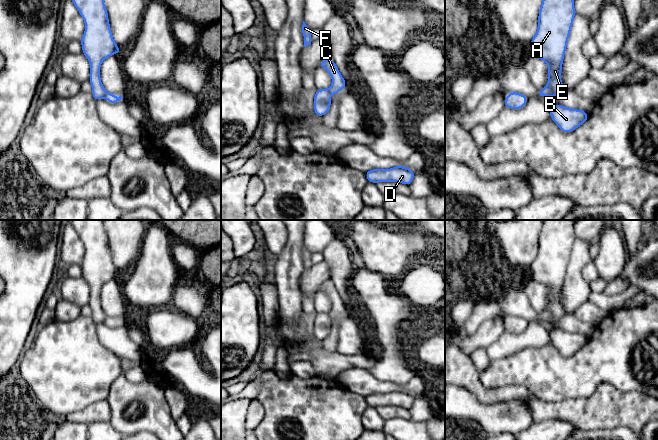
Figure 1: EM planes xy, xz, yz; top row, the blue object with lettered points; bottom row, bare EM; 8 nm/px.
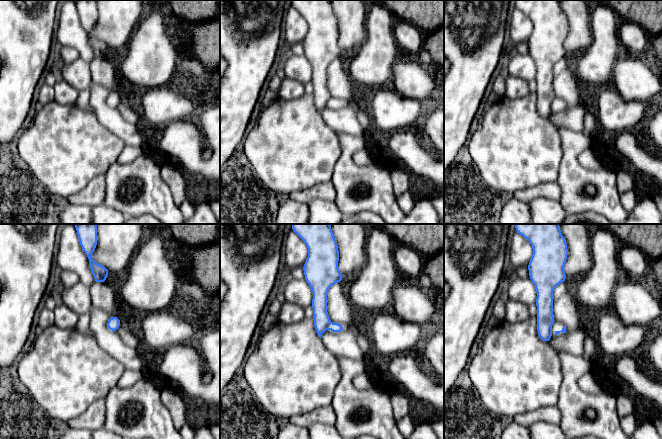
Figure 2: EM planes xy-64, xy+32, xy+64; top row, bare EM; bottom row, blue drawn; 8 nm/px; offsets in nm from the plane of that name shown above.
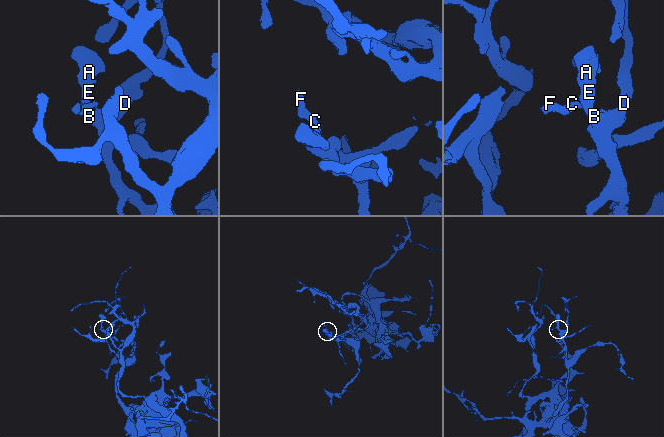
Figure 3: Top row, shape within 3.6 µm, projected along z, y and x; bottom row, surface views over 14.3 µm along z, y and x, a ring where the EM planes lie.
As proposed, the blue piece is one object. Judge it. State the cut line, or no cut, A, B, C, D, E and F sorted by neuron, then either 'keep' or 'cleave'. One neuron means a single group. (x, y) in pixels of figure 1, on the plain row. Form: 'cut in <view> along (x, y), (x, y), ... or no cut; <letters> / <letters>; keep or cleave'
cut in xy along (107, 316), (103, 321); A B D E / C F; cleave

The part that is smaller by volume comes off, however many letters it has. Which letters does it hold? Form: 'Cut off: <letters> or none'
Cut off: C, F

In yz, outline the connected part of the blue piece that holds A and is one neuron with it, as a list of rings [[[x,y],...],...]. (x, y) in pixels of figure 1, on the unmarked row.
[[[543,220],[538,238],[537,256],[529,268],[532,279],[548,289],[548,307],[538,316],[541,320],[556,321],[565,314],[561,304],[562,288],[575,239],[573,220]]]

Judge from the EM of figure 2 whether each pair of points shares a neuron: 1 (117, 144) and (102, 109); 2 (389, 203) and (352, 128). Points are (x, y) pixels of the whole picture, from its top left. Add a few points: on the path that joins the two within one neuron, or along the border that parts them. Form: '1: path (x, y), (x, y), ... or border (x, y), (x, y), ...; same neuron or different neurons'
1: border (96, 116), (97, 120), (114, 133), (125, 145); different neurons
2: border (338, 133), (363, 136); different neurons

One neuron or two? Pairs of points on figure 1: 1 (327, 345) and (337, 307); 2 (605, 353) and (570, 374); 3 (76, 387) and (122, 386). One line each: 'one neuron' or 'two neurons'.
1: one neuron
2: one neuron
3: two neurons

